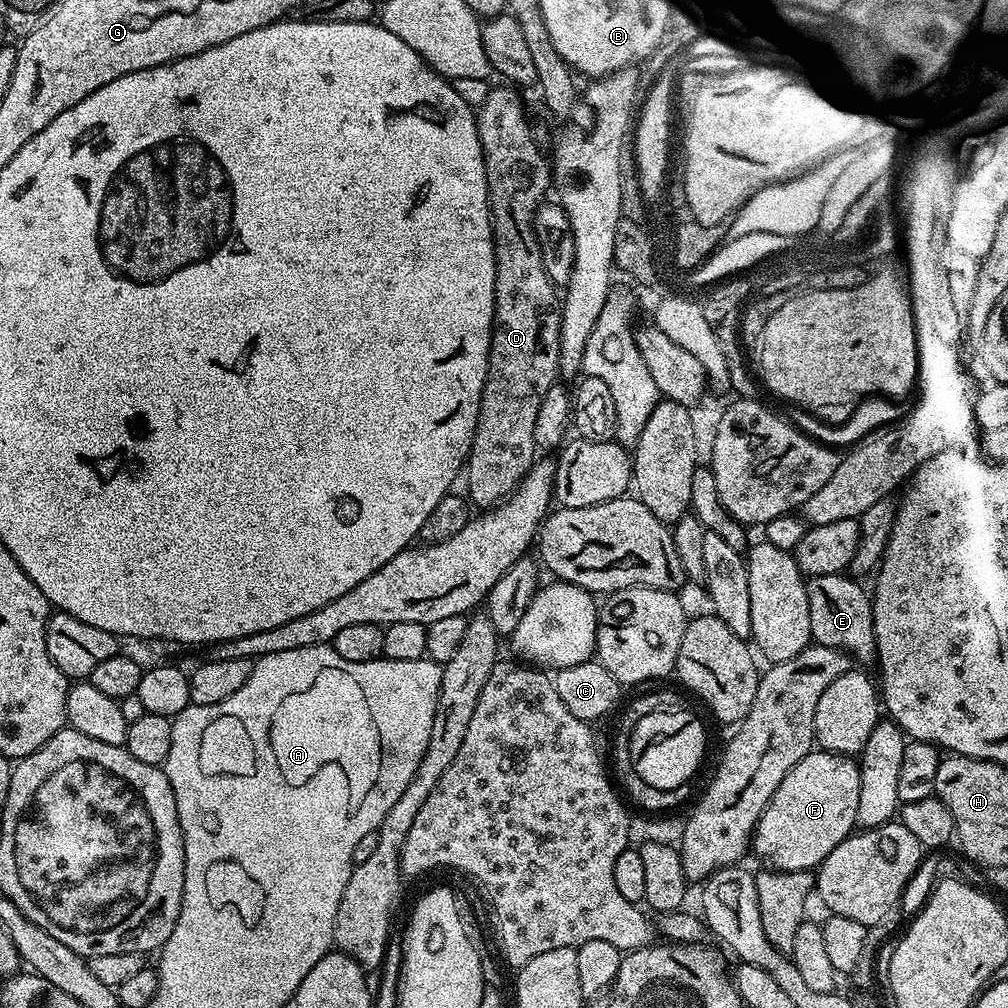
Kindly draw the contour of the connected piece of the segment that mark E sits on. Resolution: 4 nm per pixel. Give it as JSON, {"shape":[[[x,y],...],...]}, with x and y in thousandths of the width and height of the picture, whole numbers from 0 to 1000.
{"shape":[[[819,569],[807,571],[801,576],[804,607],[805,634],[814,639],[817,643],[831,643],[834,647],[841,648],[846,656],[854,655],[855,658],[866,658],[869,655],[869,630],[865,624],[865,592],[853,580],[854,576],[844,573],[839,569]]]}

